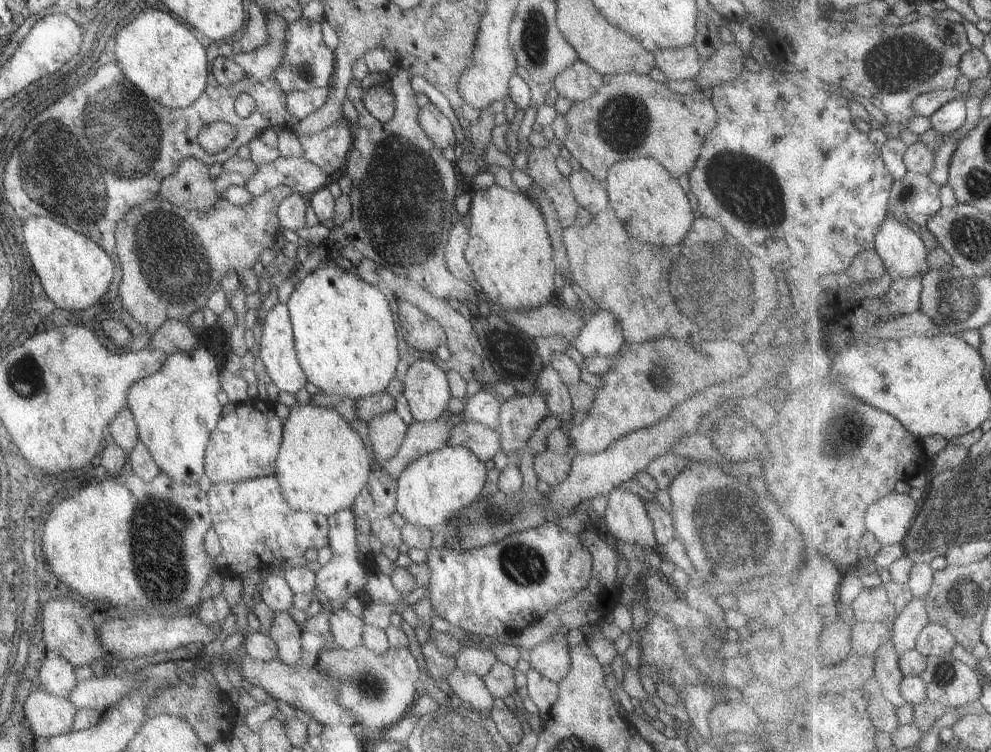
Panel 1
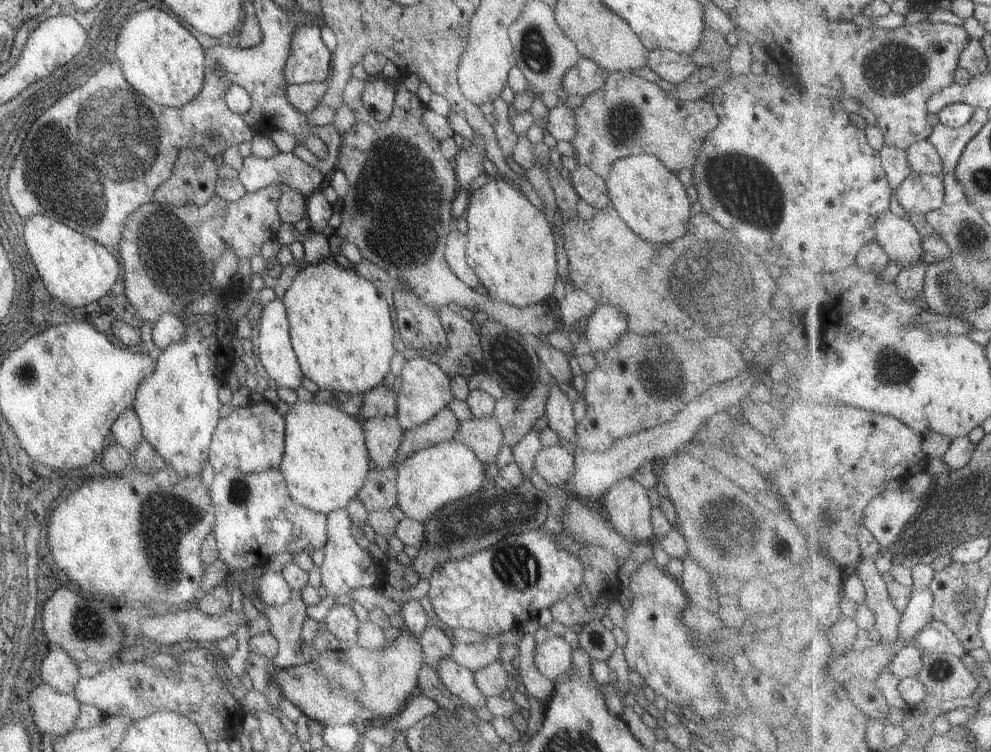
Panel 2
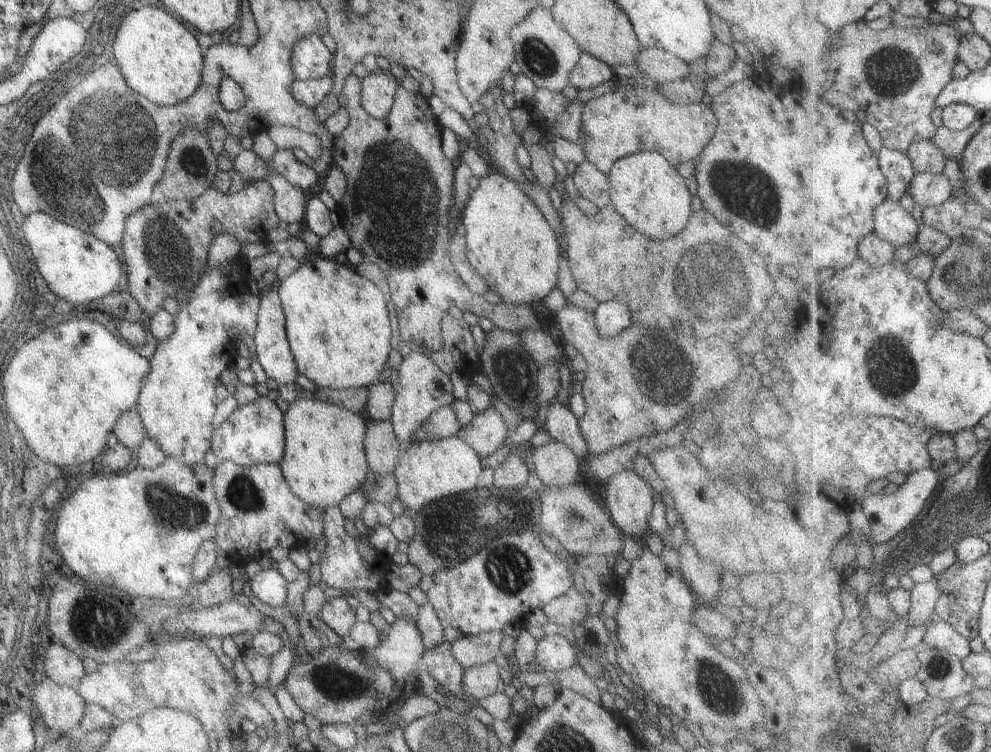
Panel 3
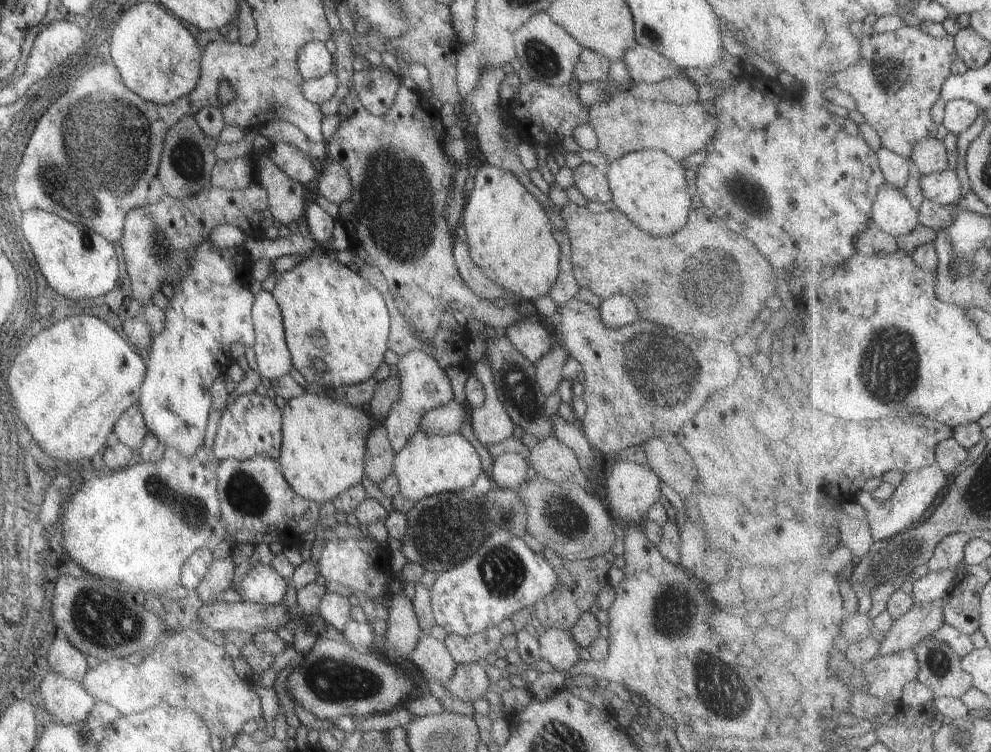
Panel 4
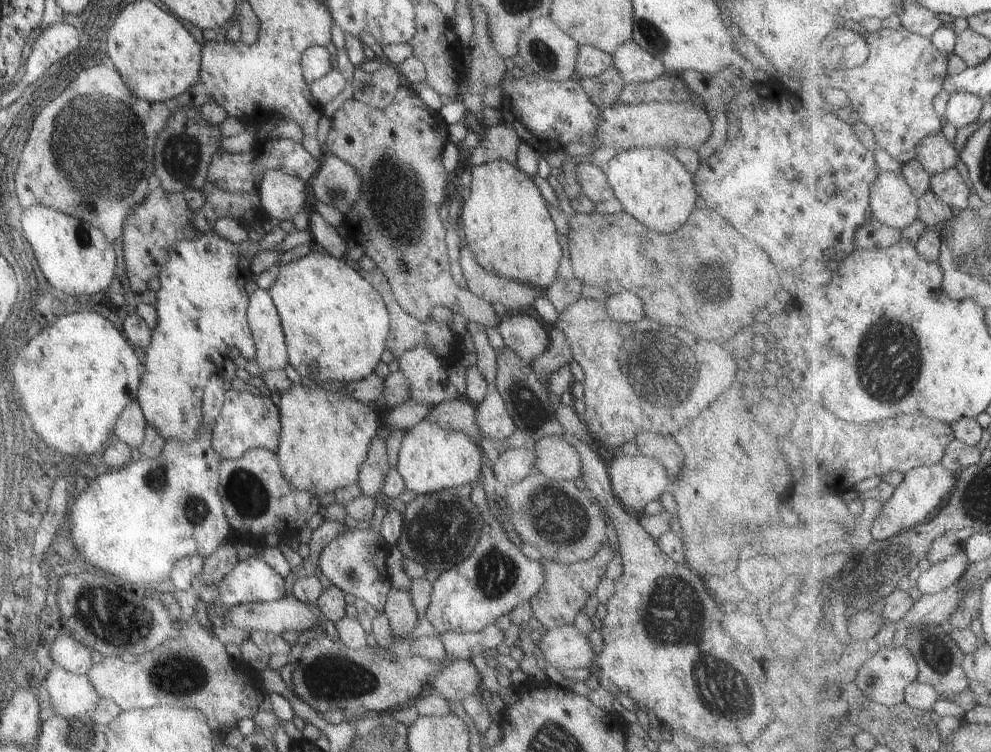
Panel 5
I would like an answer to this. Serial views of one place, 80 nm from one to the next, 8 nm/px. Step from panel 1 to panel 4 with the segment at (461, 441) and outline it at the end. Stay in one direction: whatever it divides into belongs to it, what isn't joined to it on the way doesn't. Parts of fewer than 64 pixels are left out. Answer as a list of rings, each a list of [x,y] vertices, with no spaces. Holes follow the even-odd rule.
[[[486,355],[471,366],[469,374],[479,381],[484,392],[483,404],[470,407],[473,436],[484,447],[497,444],[512,435],[513,423],[497,398]]]

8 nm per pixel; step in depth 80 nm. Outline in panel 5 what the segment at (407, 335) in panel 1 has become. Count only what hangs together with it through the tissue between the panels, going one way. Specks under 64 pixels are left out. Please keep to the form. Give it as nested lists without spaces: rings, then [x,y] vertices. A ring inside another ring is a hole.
[[[400,84],[399,88],[395,91],[395,96],[393,100],[384,108],[376,109],[370,108],[366,104],[355,100],[353,97],[348,98],[335,110],[335,112],[330,116],[331,128],[329,129],[328,135],[326,136],[325,142],[322,144],[323,151],[330,152],[335,158],[341,159],[343,162],[349,163],[351,167],[357,171],[358,177],[361,182],[358,188],[358,195],[356,201],[350,207],[343,218],[344,224],[342,227],[346,229],[348,238],[354,240],[362,248],[364,256],[368,256],[374,264],[374,268],[381,271],[382,275],[385,276],[388,285],[390,286],[393,298],[395,302],[401,307],[401,310],[416,318],[419,322],[426,321],[430,315],[430,311],[433,307],[447,307],[450,311],[455,314],[460,314],[465,320],[469,322],[477,322],[481,324],[482,327],[489,328],[491,326],[496,326],[500,318],[491,308],[491,305],[483,299],[477,298],[477,296],[472,295],[467,289],[461,288],[450,275],[449,272],[449,261],[446,249],[446,244],[444,243],[444,224],[443,220],[437,215],[437,208],[443,202],[447,201],[446,184],[450,179],[450,173],[446,172],[440,163],[440,154],[444,148],[447,141],[447,125],[445,121],[440,117],[438,111],[430,109],[417,97],[417,94],[405,84]]]

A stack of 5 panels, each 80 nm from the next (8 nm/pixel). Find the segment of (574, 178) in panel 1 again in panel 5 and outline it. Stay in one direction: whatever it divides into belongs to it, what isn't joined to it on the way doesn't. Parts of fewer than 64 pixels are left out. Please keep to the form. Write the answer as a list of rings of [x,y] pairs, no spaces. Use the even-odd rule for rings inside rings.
[[[579,163],[574,170],[575,180],[580,192],[593,203],[608,201],[613,198],[603,169],[591,163]]]

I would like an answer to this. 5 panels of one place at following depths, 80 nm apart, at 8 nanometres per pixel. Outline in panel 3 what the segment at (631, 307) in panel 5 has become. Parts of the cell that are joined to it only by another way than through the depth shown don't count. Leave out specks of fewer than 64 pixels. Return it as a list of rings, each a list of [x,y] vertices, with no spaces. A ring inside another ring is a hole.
[[[615,299],[599,303],[592,317],[595,330],[605,339],[617,336],[631,322],[628,306]]]

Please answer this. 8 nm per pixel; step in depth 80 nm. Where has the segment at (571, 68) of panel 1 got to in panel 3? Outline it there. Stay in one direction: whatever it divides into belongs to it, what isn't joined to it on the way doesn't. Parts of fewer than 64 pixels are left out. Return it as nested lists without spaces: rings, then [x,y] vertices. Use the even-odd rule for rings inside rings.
[[[582,53],[568,74],[567,88],[570,93],[586,88],[589,90],[610,79],[613,79],[610,67],[590,54]]]

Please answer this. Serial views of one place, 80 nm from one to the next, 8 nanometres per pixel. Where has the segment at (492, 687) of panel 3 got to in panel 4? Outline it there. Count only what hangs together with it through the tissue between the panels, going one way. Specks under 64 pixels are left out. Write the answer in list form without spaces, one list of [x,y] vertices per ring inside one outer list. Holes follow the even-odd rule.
[[[482,662],[456,664],[453,674],[439,685],[453,696],[470,703],[483,698],[487,690],[490,690]]]

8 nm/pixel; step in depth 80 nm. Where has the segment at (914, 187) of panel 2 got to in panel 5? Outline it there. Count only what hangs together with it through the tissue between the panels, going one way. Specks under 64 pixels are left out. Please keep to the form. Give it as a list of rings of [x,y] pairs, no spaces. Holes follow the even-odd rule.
[[[953,167],[942,173],[932,175],[931,189],[935,191],[940,201],[946,202],[950,207],[965,210],[969,206],[969,180],[961,176],[961,172]]]

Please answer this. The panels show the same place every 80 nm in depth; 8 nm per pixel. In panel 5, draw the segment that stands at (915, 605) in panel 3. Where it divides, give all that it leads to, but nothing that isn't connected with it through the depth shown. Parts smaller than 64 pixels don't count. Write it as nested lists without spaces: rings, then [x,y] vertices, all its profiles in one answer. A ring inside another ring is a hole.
[[[962,547],[959,553],[921,571],[916,585],[923,595],[939,594],[957,583],[970,565],[966,550]]]

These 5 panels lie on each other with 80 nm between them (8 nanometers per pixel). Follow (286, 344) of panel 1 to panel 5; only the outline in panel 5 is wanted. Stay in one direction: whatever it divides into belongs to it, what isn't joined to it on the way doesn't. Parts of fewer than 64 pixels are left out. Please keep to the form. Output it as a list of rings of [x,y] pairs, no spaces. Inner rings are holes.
[[[256,289],[248,296],[246,321],[254,342],[254,361],[261,370],[281,370],[288,364],[280,320],[266,290]]]

